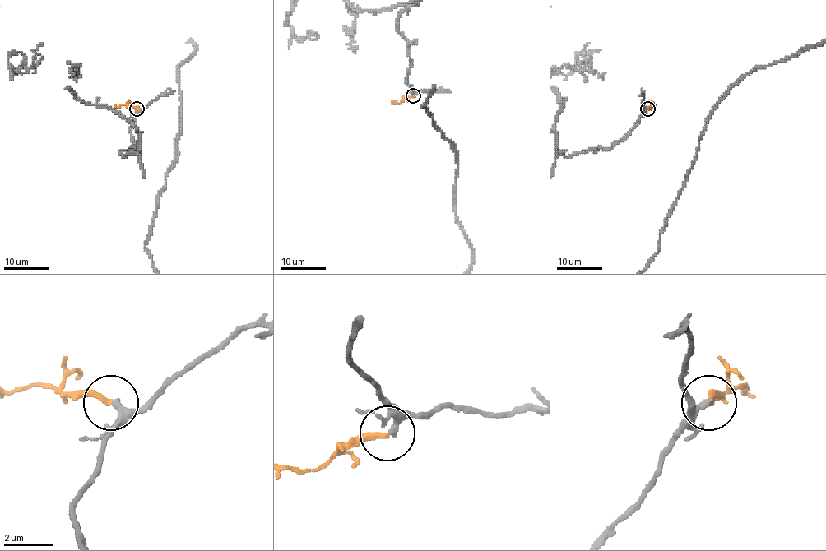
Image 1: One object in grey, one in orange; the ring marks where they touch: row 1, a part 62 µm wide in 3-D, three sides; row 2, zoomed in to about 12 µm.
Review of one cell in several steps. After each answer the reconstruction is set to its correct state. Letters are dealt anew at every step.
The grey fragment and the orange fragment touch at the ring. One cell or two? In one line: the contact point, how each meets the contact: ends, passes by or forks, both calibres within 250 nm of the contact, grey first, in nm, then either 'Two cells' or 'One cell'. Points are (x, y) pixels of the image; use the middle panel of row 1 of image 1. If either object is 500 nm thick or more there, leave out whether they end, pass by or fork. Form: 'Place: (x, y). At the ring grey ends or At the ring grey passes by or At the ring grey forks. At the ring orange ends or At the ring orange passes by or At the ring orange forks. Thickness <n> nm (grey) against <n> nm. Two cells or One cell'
Place: (413, 95). At the ring grey ends. At the ring orange ends. Thickness 280 nm (grey) against 220 nm. One cell

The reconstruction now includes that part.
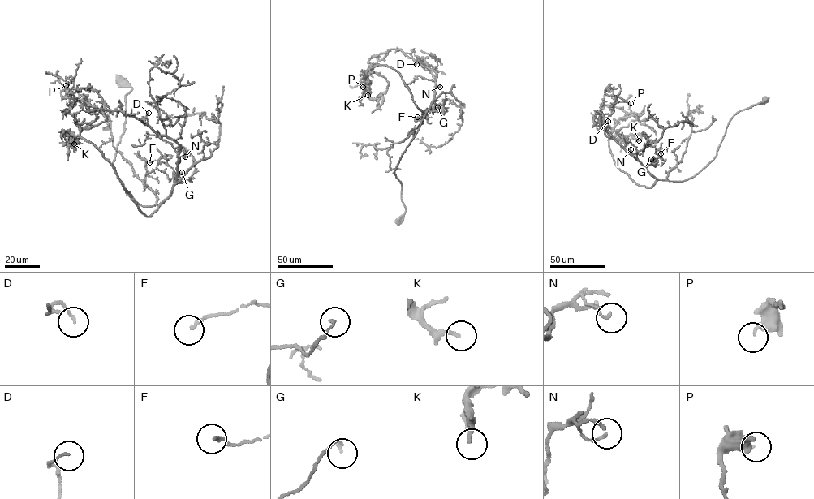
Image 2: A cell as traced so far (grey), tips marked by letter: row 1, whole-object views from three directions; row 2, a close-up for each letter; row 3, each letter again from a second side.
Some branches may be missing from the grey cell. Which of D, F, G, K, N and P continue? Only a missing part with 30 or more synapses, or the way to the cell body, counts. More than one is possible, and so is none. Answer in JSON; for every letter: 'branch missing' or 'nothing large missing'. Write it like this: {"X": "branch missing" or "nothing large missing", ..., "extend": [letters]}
{"D": "nothing large missing", "F": "nothing large missing", "G": "nothing large missing", "K": "nothing large missing", "N": "nothing large missing", "P": "nothing large missing", "extend": []}

